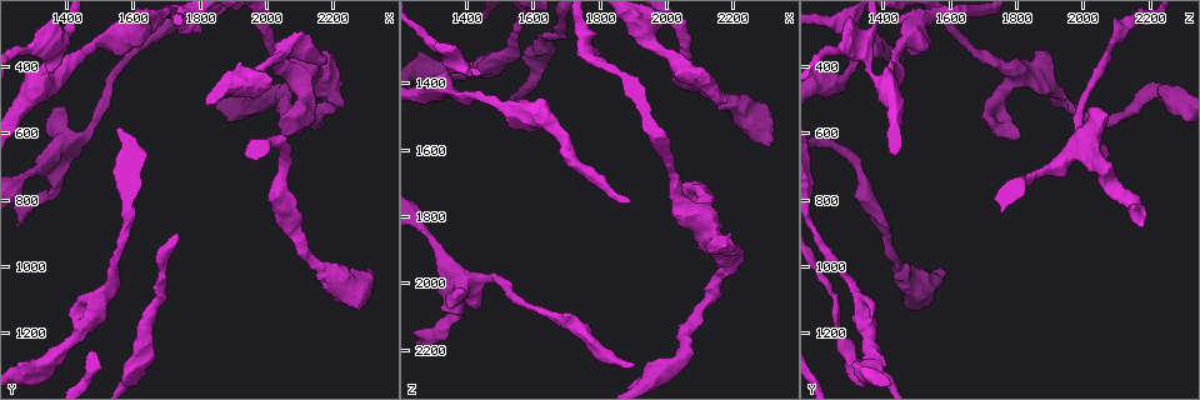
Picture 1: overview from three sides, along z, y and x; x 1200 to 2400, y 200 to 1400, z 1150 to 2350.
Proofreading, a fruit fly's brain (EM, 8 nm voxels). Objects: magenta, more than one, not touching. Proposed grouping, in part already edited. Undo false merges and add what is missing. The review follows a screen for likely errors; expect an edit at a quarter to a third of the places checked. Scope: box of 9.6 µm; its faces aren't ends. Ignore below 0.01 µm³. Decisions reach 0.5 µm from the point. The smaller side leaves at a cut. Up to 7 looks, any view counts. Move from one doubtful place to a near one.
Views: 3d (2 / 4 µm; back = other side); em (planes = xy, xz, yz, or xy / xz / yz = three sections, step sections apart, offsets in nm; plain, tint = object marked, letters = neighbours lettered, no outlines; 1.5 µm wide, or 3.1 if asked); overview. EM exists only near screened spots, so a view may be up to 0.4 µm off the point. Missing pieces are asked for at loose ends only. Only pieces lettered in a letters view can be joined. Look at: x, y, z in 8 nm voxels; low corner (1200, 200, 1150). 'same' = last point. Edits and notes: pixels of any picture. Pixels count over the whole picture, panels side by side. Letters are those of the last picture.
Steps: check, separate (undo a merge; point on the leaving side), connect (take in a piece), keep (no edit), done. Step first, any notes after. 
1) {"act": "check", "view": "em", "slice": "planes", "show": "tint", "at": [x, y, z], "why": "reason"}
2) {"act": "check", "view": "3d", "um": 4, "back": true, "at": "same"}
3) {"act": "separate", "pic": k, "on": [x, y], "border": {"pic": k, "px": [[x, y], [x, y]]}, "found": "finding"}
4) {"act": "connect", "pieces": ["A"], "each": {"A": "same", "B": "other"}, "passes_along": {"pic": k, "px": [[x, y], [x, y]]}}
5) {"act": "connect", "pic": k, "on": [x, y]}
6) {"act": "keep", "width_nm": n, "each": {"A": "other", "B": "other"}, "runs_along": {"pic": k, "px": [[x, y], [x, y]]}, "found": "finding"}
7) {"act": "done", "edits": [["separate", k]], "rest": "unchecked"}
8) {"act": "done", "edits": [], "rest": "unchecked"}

{"act": "check", "view": "em", "slice": "planes", "show": "tint", "at": [2300, 1020, 1590], "why": "branch stops here"}

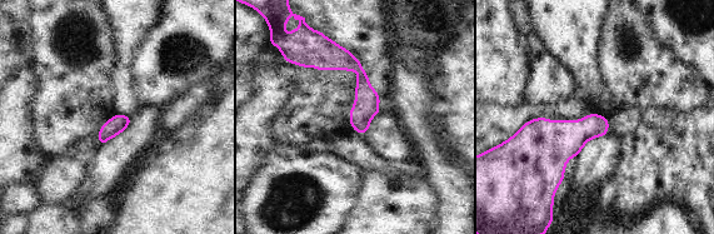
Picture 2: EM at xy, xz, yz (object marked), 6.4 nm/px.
{"act": "check", "view": "em", "slice": "planes", "show": "letters", "at": "same", "why": "what lies round it"}

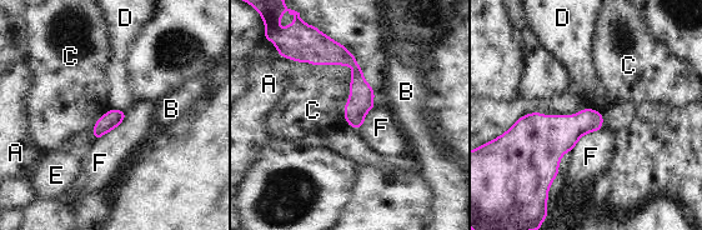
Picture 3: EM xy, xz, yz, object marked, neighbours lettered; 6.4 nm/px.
{"act": "keep", "each": {"A": "other", "B": "other", "C": "other", "D": "other", "E": "other", "F": "other"}, "runs_along": {"pic": 3, "px": [[345, 53], [356, 68], [357, 124]]}, "found": "no lettered piece goes on from it"}

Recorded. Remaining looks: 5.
{"act": "check", "view": "em", "slice": "xz", "step": 8, "show": "tint", "at": [2160, 410, 1890], "why": "arms part here"}

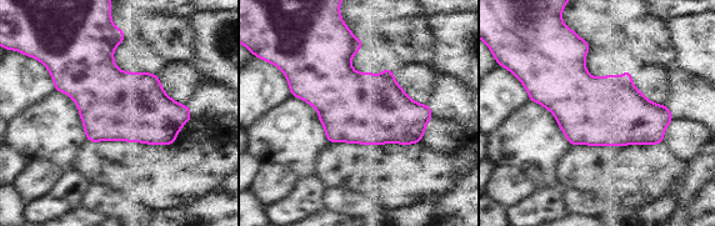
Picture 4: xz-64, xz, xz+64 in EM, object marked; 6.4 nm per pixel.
{"act": "check", "view": "em", "slice": "planes", "show": "letters", "at": "same", "why": "cut it another way"}

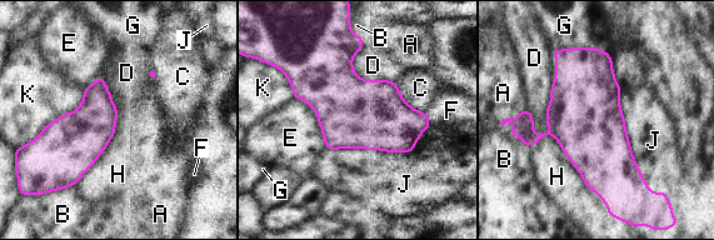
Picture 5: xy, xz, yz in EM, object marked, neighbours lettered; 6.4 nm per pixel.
{"act": "keep", "each": {"A": "other", "B": "other", "C": "other", "D": "other", "E": "other", "F": "other", "G": "other", "H": "other", "J": "other", "K": "other"}, "border": {"pic": 5, "px": [[620, 88], [629, 148], [650, 189]]}, "found": "one neuron here"}

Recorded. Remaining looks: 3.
{"act": "check", "view": "3d", "um": 2, "at": [2180, 380, 1450], "why": "end of a long branch"}

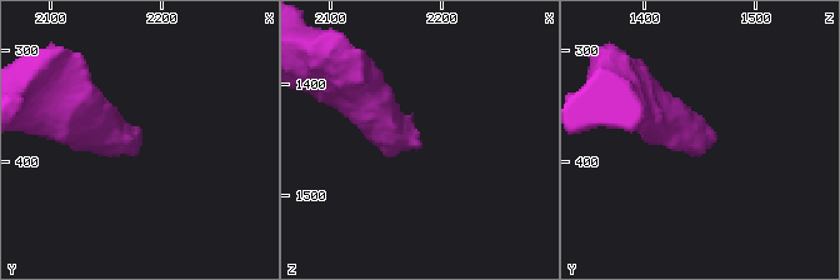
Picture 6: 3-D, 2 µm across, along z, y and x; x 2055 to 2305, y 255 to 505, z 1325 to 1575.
{"act": "check", "view": "em", "slice": "xy", "step": 4, "show": "tint", "at": [2180, 384, 1460]}

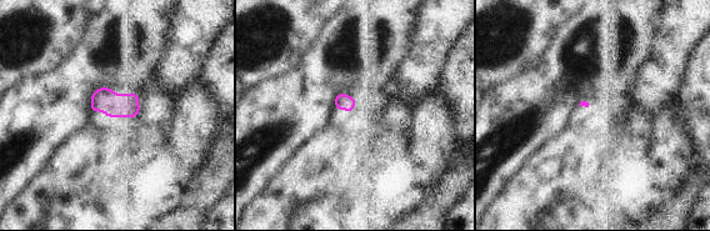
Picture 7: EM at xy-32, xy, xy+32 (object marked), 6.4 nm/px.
{"act": "check", "view": "em", "slice": "planes", "show": "letters", "at": "same"}

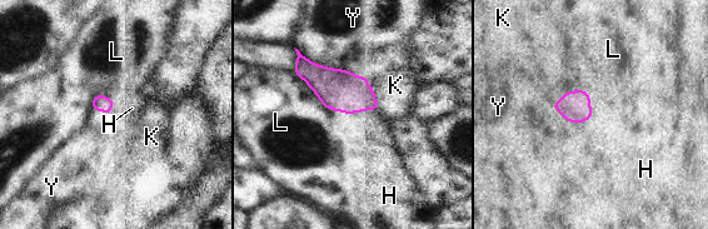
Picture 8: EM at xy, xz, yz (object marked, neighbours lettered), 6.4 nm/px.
{"act": "connect", "pieces": ["H"], "each": {"H": "same", "K": "other", "L": "other", "Y": "other"}, "passes_along": {"pic": 8, "px": [[339, 90], [362, 110], [370, 148]]}, "found": "it goes on there"}

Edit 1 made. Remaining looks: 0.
{"act": "done", "edits": [["connect", 8]], "rest": "unchecked"}

